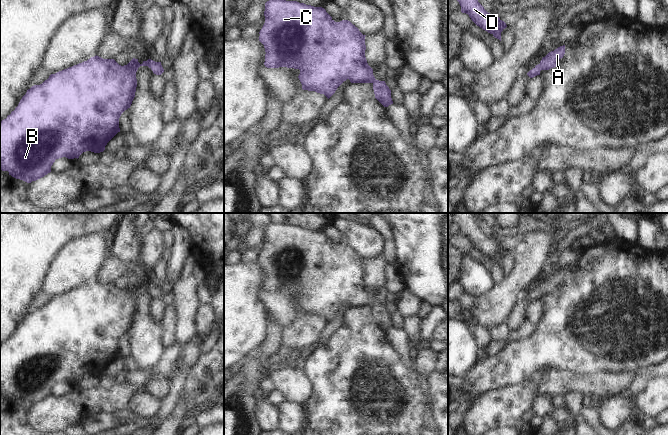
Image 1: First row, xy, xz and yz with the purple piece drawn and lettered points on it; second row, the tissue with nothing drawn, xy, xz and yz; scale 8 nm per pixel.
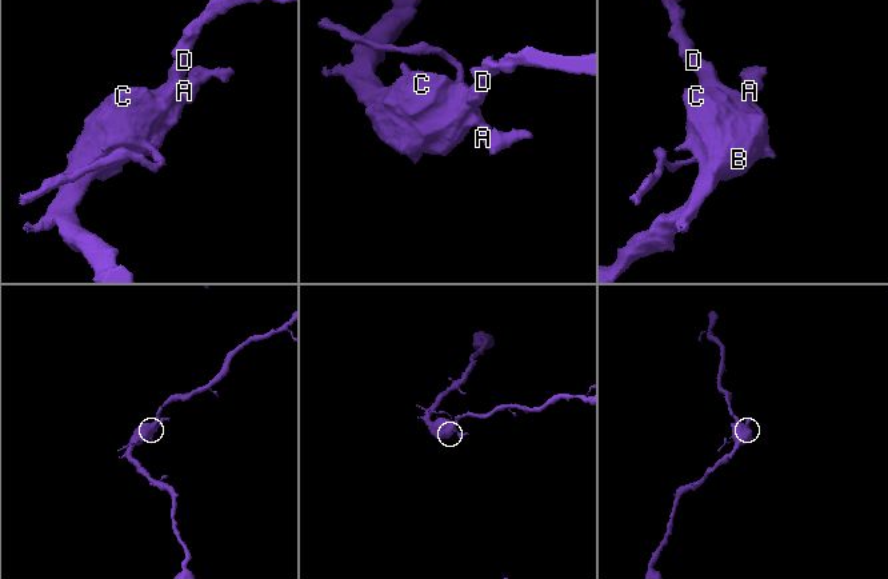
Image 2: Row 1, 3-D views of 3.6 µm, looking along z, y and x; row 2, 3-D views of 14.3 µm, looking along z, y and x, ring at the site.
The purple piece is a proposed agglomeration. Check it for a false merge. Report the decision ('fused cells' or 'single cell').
single cell

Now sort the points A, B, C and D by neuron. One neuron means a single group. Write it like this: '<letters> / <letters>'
A B C D

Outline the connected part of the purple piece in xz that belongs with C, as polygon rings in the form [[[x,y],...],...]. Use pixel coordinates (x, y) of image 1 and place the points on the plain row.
[[[277,222],[265,227],[265,247],[259,265],[265,272],[267,292],[299,293],[303,314],[324,318],[328,323],[347,303],[351,307],[372,307],[375,322],[384,330],[393,328],[385,305],[376,304],[365,281],[365,260],[348,244],[335,246],[322,231]]]

